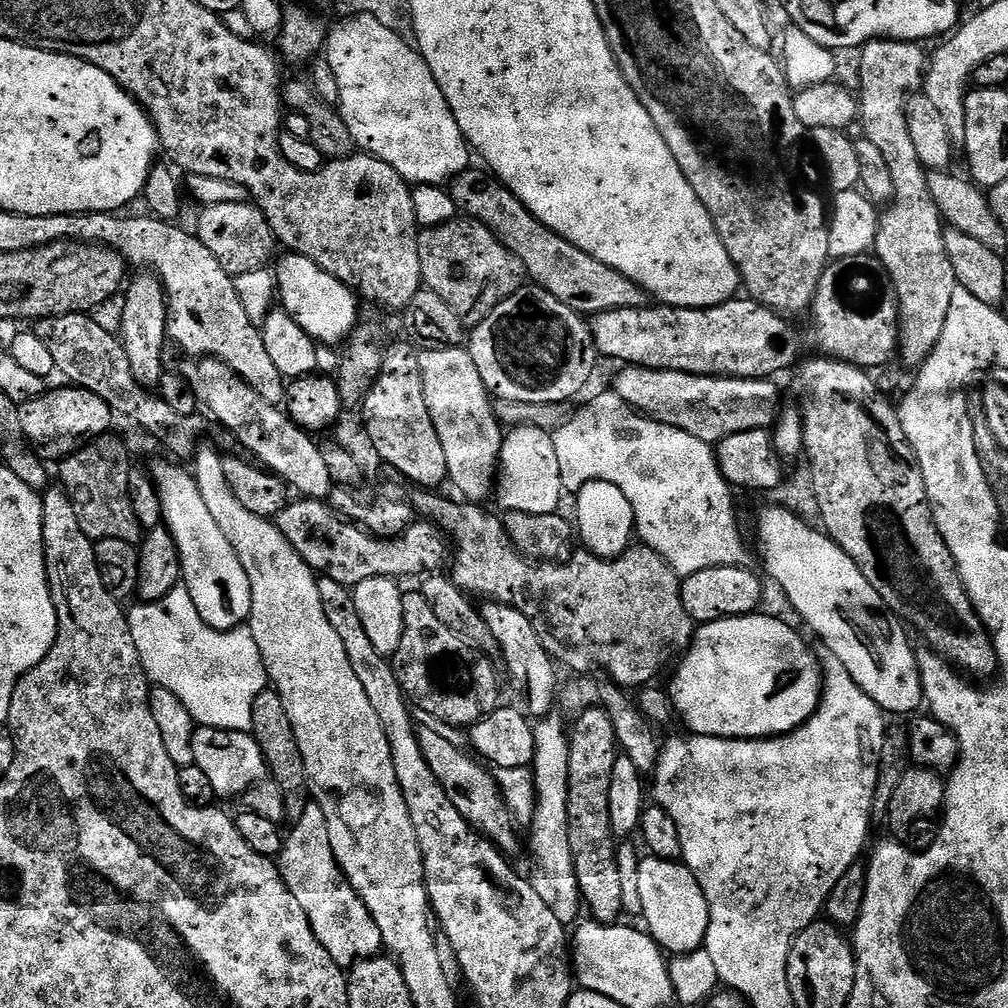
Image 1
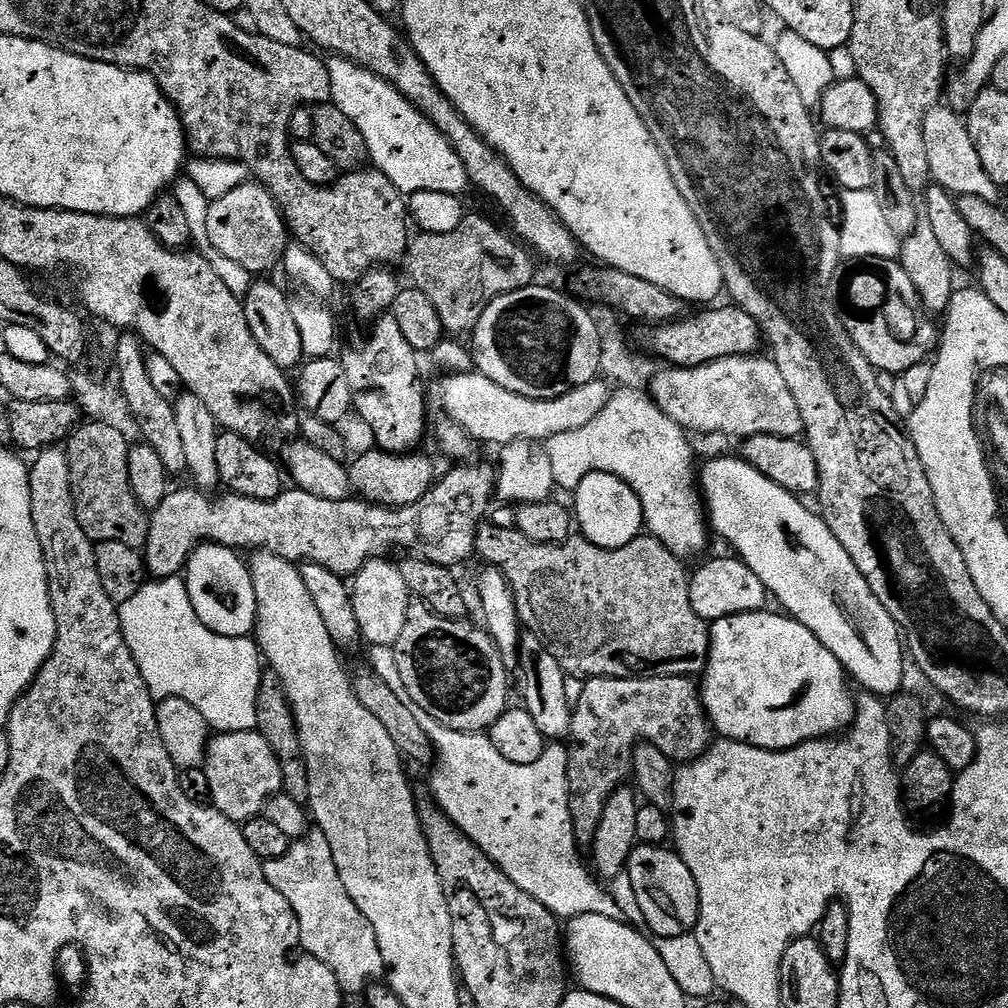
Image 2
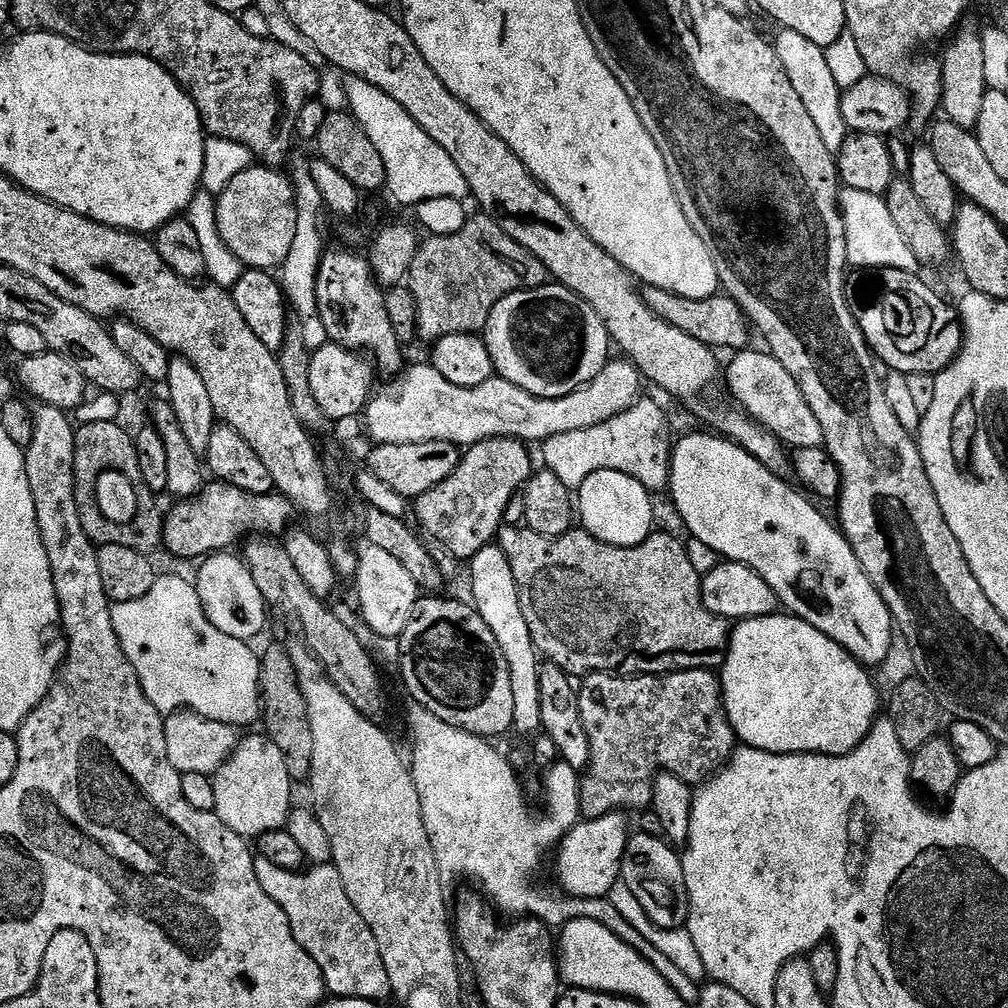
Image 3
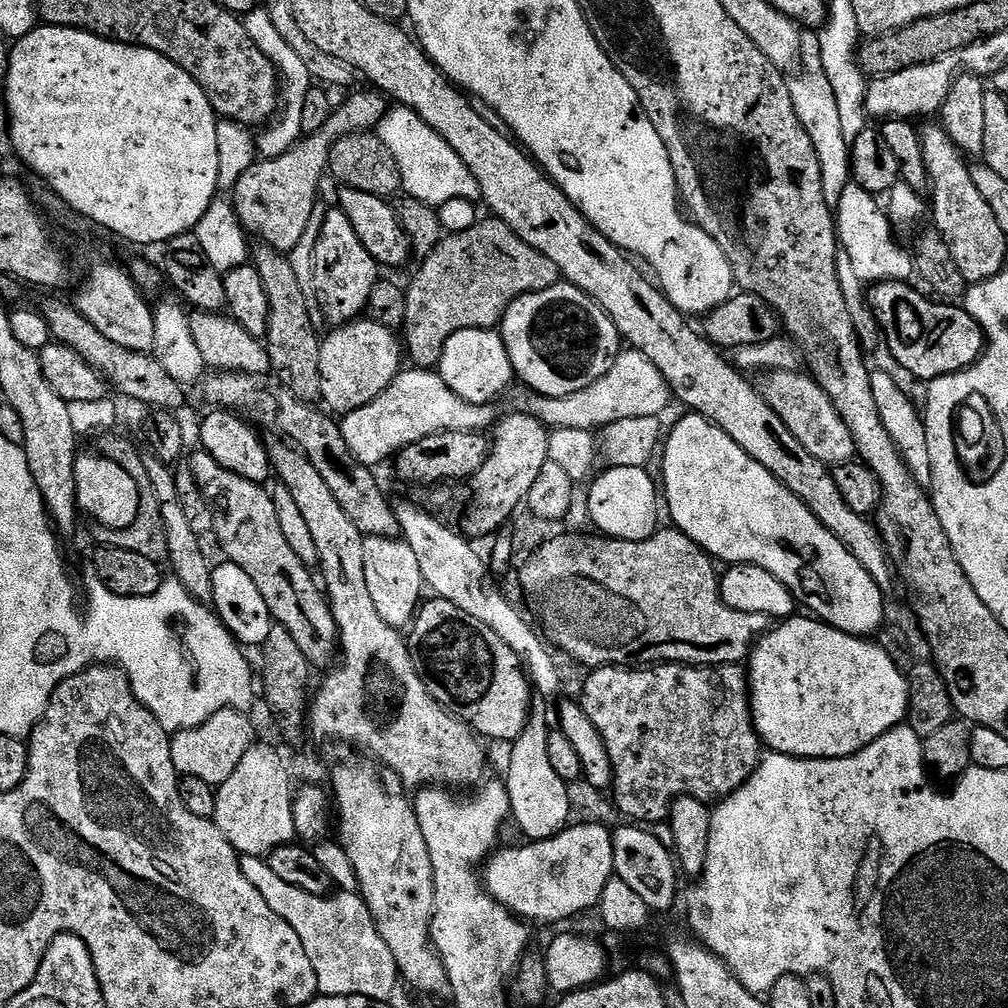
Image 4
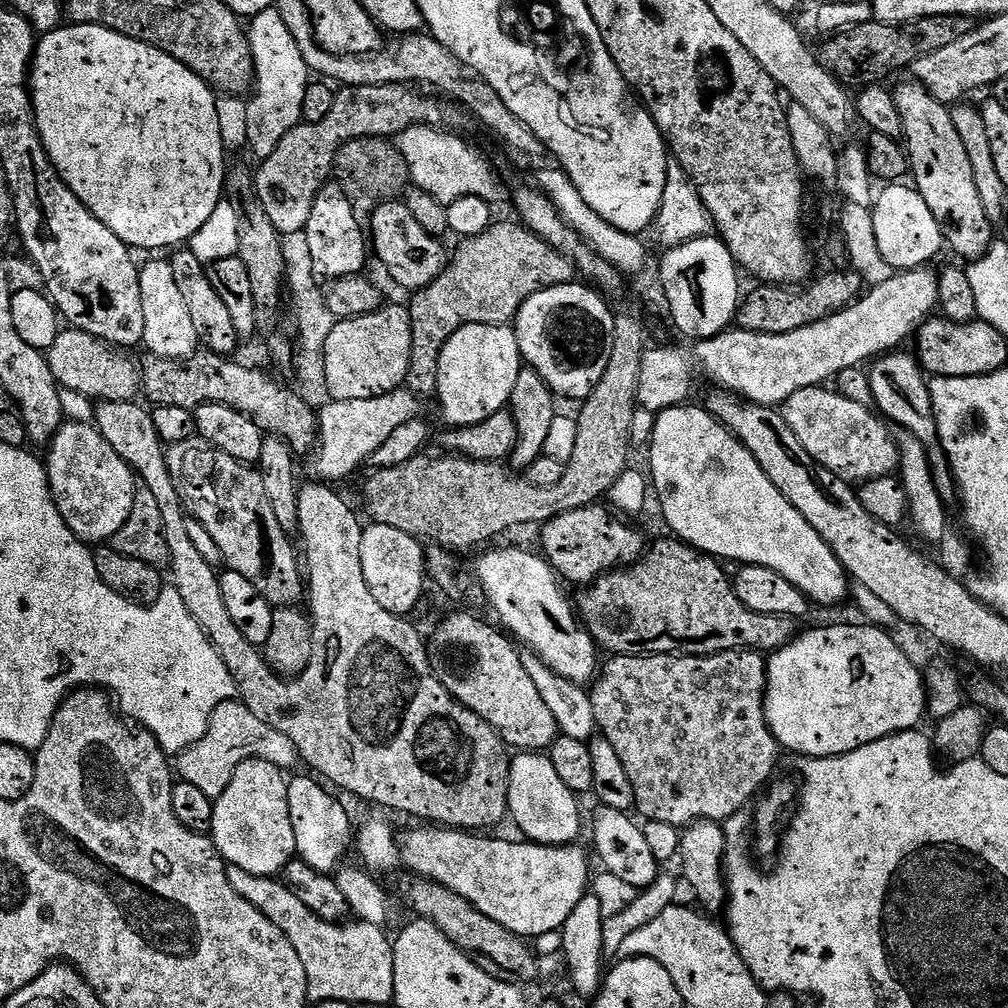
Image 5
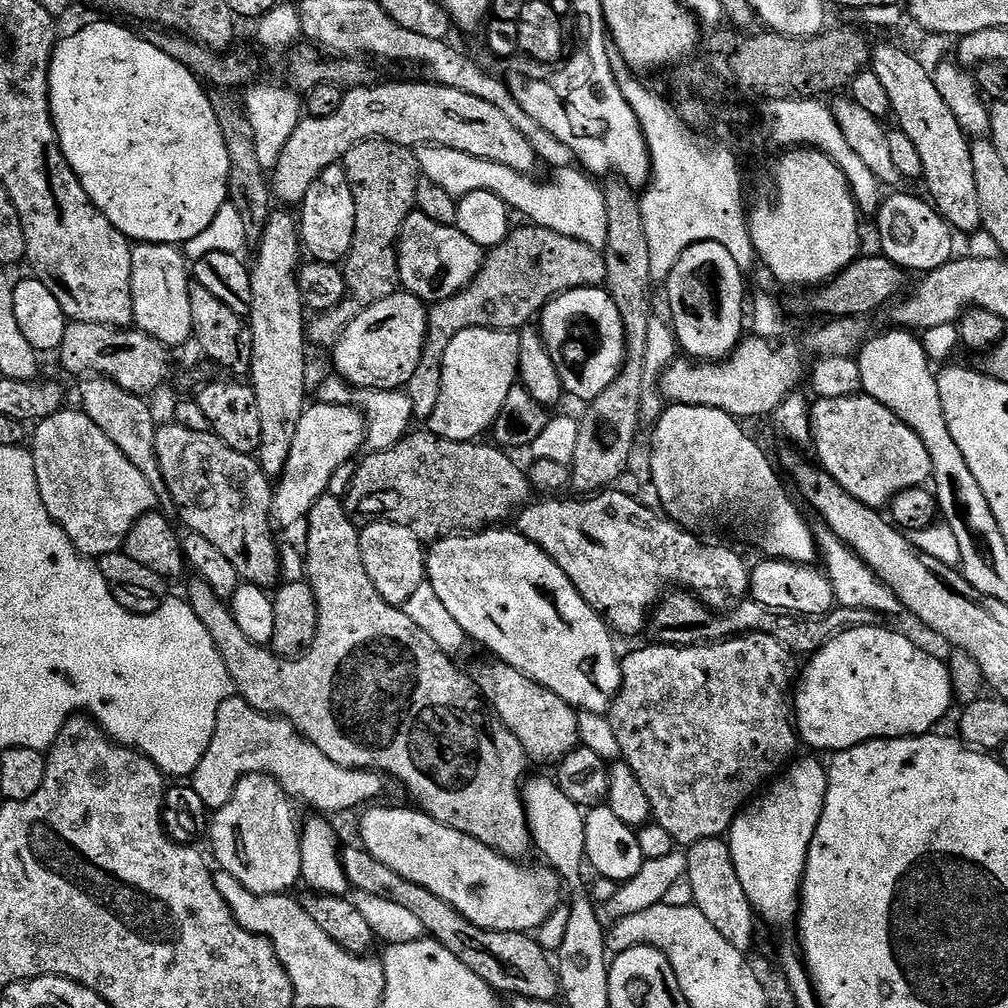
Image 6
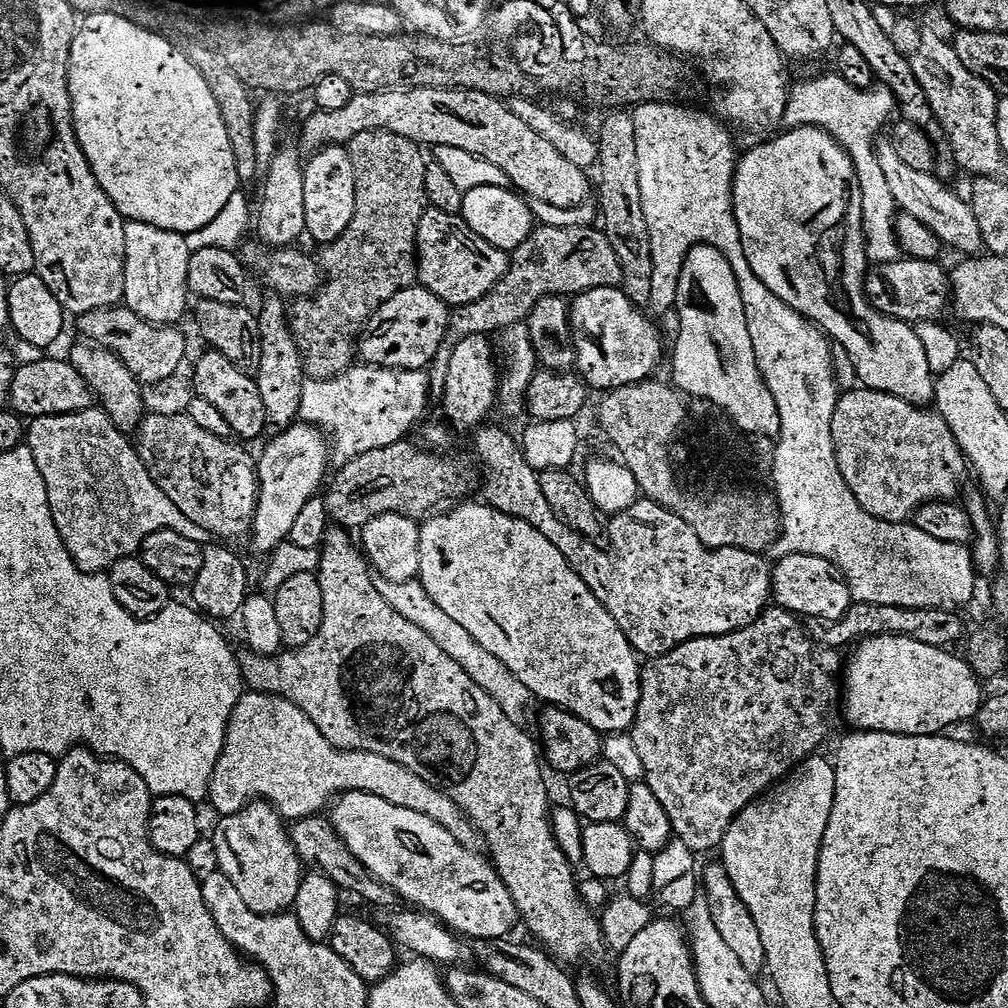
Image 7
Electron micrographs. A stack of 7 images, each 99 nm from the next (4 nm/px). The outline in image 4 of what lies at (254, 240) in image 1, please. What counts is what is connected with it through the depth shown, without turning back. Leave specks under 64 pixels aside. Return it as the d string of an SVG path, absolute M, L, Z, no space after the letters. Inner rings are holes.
M353 91L353 96L341 108L339 106L333 111L320 132L300 139L289 152L278 158L257 159L250 170L236 180L236 193L232 196L232 204L236 207L234 216L249 237L257 236L261 245L285 254L294 250L318 203L316 191L320 188L320 179L328 172L328 155L332 144L350 132L375 129L390 107L389 101L379 91L367 91Z

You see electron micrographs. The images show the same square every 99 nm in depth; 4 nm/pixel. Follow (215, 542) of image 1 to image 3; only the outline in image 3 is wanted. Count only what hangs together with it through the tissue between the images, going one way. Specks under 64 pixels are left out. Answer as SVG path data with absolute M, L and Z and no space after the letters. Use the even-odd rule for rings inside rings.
M228 550L218 552L207 557L199 565L200 573L194 576L196 593L202 602L206 618L211 624L218 626L222 634L252 642L264 628L266 605L262 598L262 590L258 590L258 582L254 582L247 564L239 555L231 556L232 554Z

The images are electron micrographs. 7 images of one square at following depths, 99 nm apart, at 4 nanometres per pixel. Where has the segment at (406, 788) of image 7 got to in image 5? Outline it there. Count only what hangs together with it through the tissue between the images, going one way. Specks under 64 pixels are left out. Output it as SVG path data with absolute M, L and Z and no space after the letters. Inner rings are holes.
M233 698L217 706L208 720L206 734L202 734L194 746L175 757L174 768L180 780L190 782L190 786L202 790L202 794L215 798L226 790L226 786L230 786L234 770L238 770L244 760L265 760L274 762L274 766L279 768L291 770L298 764L298 753L294 742L290 742L286 734L278 734L274 726L262 722L262 718L254 718L245 704Z

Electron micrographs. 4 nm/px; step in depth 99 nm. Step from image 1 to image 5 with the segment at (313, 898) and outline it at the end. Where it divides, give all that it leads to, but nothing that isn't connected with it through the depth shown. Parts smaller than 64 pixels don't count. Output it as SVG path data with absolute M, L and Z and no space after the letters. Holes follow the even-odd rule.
M229 867L228 877L234 890L242 894L255 908L262 910L286 938L290 938L290 946L298 950L298 958L302 958L302 966L306 966L306 978L308 979L308 999L317 1005L323 1006L326 1002L346 1002L349 1006L356 1004L388 1004L394 1001L394 954L392 953L393 941L388 940L387 931L373 924L367 924L365 920L355 922L341 922L331 924L318 918L302 901L294 898L290 890L279 879L270 876L255 876L248 874L241 868Z

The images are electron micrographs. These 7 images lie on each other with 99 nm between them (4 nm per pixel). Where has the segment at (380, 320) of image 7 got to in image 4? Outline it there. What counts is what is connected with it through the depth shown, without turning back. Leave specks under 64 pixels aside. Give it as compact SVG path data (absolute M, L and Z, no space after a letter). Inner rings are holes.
M357 318L350 324L341 324L331 329L332 333L327 337L326 335L320 341L320 357L318 358L318 370L320 371L320 400L323 407L327 409L329 413L347 414L358 410L362 406L366 406L370 402L374 402L374 398L378 398L389 386L394 382L394 378L400 375L402 371L402 365L400 365L400 356L402 360L402 340L399 335L393 329L382 326L378 322L374 322L371 318Z

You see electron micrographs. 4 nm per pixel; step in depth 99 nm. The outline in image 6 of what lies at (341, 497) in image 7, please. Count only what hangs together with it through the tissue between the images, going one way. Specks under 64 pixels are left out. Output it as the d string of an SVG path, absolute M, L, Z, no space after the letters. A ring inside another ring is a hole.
M429 430L413 431L384 452L368 452L356 468L348 493L343 493L344 509L357 526L390 522L406 526L422 542L435 542L456 533L471 534L489 526L511 521L533 499L534 489L511 460L509 453L495 443L450 441Z

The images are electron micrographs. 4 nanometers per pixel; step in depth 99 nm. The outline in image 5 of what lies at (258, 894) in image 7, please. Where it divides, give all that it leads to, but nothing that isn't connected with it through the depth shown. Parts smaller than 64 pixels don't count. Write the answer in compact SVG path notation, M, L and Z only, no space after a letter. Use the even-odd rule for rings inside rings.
M244 760L238 770L234 770L234 778L230 778L230 786L222 790L220 796L215 797L212 809L212 841L220 852L225 864L246 870L255 876L279 877L284 867L296 856L294 842L294 825L290 823L290 802L288 801L289 777L285 769L274 766L274 762L265 760Z

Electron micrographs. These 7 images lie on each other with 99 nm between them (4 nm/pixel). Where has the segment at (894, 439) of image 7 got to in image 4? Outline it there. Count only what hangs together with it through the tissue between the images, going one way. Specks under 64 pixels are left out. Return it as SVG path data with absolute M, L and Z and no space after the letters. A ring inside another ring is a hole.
M799 371L770 372L759 381L758 389L767 402L786 422L786 430L810 450L814 458L829 466L843 466L856 456L856 443L846 426L846 422L838 414L835 404L822 390L822 386L812 379L811 375L799 376Z

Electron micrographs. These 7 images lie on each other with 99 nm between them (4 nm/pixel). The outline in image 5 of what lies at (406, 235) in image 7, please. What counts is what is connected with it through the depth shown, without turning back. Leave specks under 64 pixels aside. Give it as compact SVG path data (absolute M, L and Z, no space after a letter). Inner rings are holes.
M363 136L343 144L336 155L334 180L346 198L350 198L356 207L356 215L361 218L371 217L379 204L397 199L410 184L408 167L402 154L391 139L382 136Z

